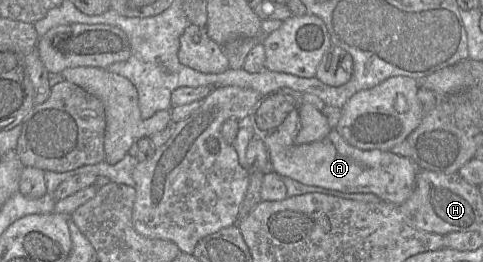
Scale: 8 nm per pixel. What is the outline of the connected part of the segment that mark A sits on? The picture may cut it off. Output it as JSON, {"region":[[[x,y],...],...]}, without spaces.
{"region":[[[335,129],[320,141],[308,144],[292,145],[281,151],[268,151],[269,169],[281,177],[289,177],[302,184],[336,190],[343,193],[373,193],[381,200],[400,206],[413,193],[416,177],[420,171],[417,163],[411,159],[396,155],[390,150],[361,150],[350,145]]]}

